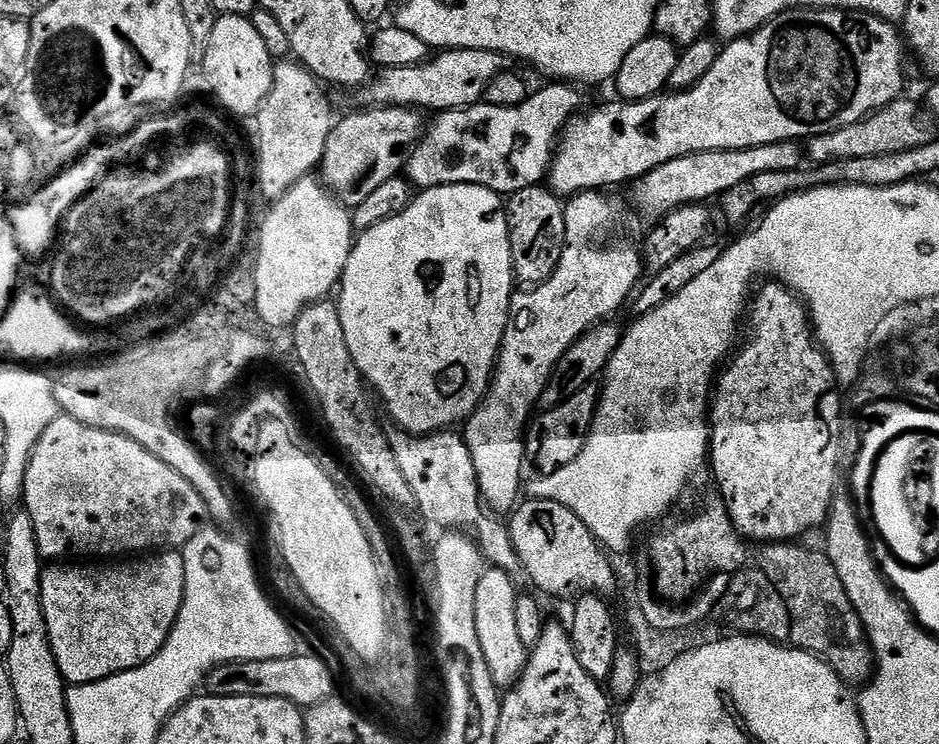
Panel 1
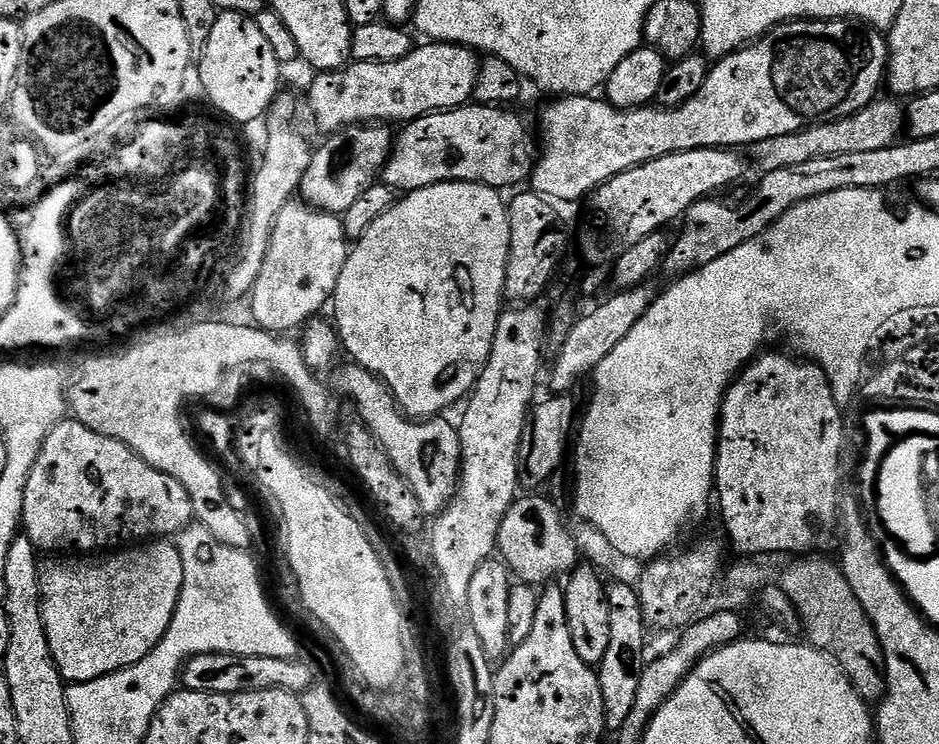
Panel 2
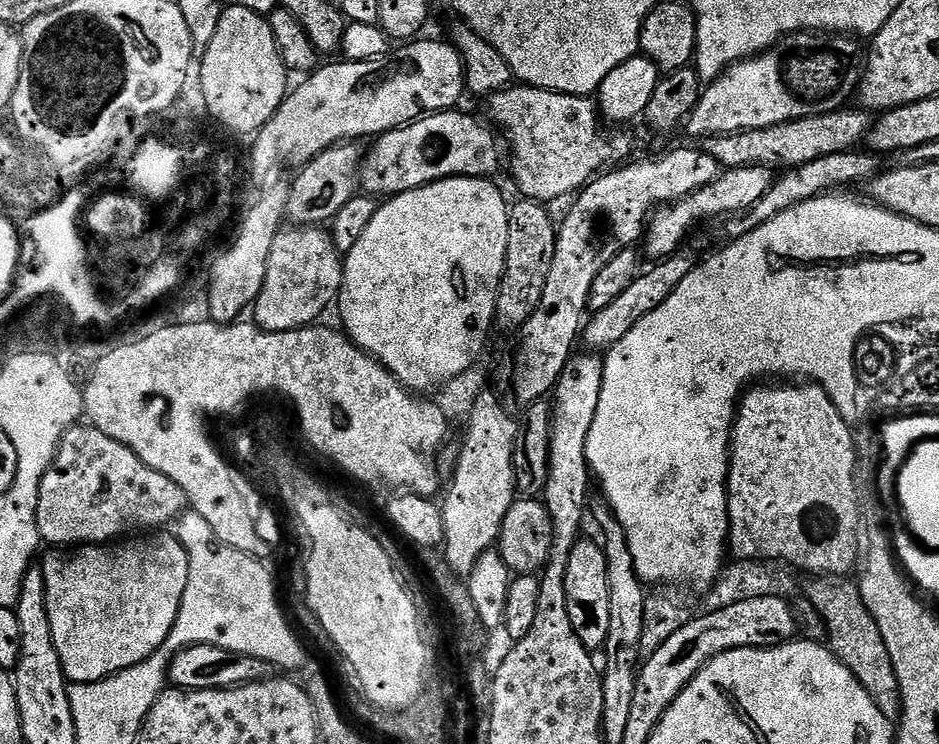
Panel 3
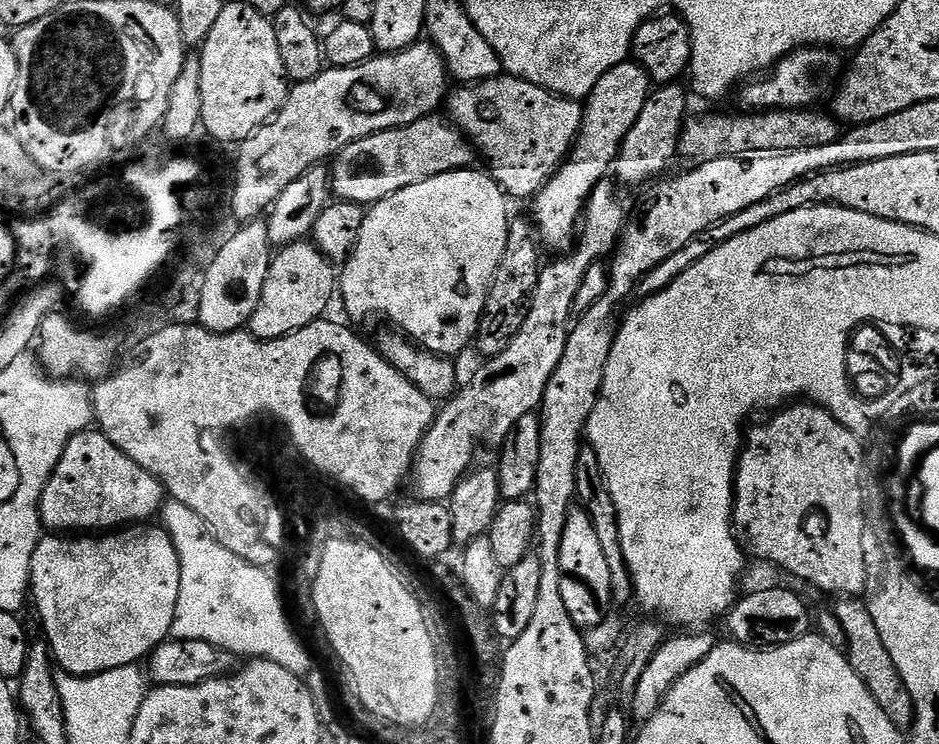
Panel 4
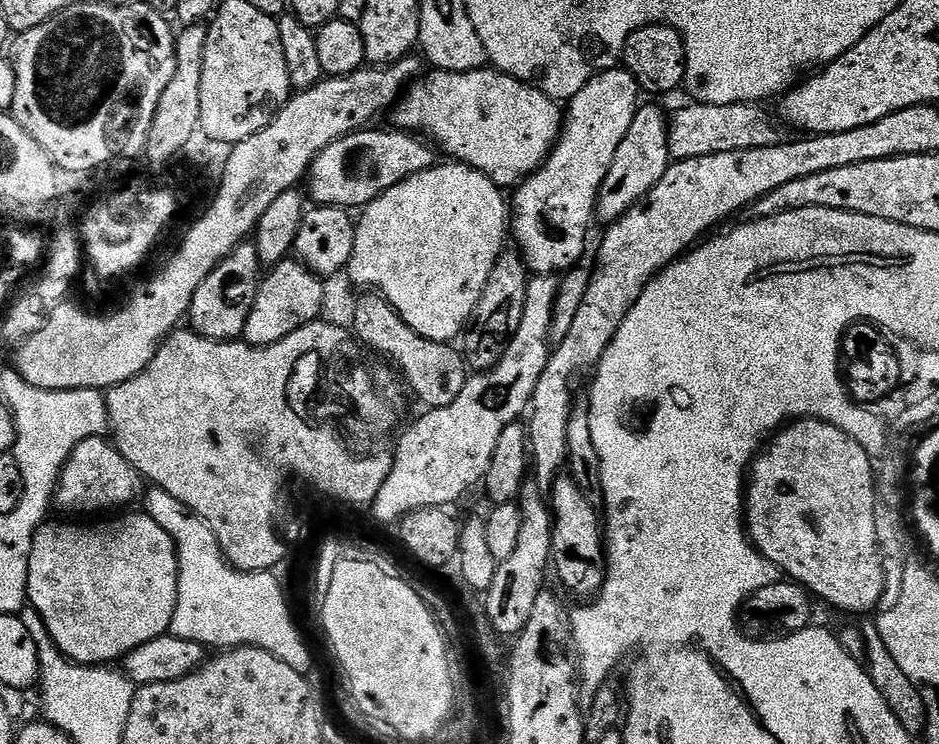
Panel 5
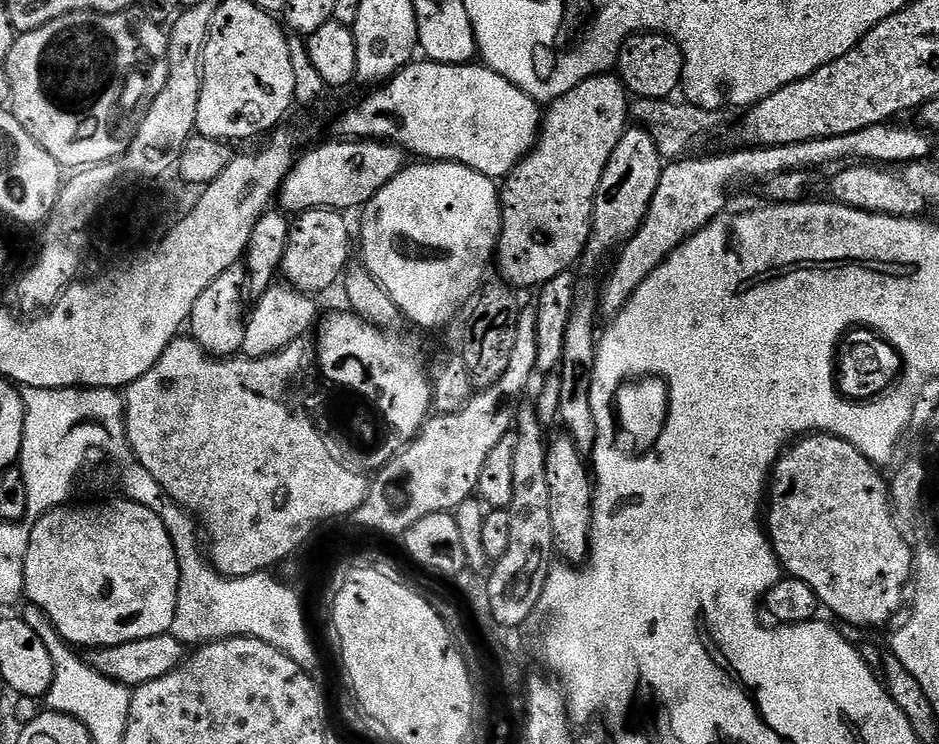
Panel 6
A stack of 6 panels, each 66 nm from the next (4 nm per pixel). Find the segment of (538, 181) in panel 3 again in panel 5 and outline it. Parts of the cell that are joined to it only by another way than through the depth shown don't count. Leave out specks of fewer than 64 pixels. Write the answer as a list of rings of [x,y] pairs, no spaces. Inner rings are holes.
[[[491,66],[469,72],[432,70],[429,73],[428,77],[425,75],[409,84],[404,95],[397,100],[396,107],[390,113],[390,119],[396,123],[393,125],[397,129],[423,134],[441,153],[446,152],[450,155],[447,157],[478,169],[490,177],[501,190],[515,189],[543,166],[564,126],[564,112],[557,101],[550,99],[535,84],[507,76],[505,72]]]

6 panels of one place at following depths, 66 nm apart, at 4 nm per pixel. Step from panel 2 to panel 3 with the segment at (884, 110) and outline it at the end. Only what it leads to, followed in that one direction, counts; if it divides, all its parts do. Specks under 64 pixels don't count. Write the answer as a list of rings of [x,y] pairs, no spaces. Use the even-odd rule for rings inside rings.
[[[845,106],[838,112],[798,118],[794,122],[782,122],[778,126],[766,126],[762,130],[709,136],[703,141],[702,148],[711,158],[716,159],[724,170],[753,166],[787,170],[802,166],[806,162],[814,162],[814,158],[826,158],[826,154],[842,154],[859,149],[867,141],[868,131],[873,123],[873,113],[859,106]]]

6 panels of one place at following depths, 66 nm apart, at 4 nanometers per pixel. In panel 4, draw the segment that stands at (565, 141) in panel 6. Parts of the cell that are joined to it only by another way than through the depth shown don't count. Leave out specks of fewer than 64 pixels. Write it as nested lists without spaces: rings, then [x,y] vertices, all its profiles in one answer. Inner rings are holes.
[[[635,62],[619,64],[600,76],[598,86],[594,86],[583,105],[584,117],[580,134],[576,137],[568,159],[548,180],[546,186],[542,186],[542,190],[530,204],[531,219],[540,233],[540,243],[547,251],[549,248],[554,252],[552,254],[565,254],[573,250],[578,225],[592,189],[609,175],[610,169],[615,165],[616,155],[620,153],[620,143],[624,141],[626,134],[630,134],[630,126],[638,122],[638,114],[642,114],[642,106],[646,106],[648,93],[653,88],[646,70],[642,70],[642,66]]]

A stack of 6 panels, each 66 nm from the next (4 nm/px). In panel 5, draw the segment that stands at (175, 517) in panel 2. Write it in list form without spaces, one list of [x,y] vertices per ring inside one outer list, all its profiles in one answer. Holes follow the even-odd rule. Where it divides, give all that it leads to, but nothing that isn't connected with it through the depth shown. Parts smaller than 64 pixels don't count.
[[[91,436],[82,442],[78,442],[78,446],[70,454],[70,458],[60,475],[60,480],[56,483],[54,504],[57,509],[60,507],[64,512],[104,512],[100,514],[108,514],[111,513],[108,512],[111,508],[124,510],[132,506],[127,506],[127,504],[134,503],[136,499],[137,503],[145,488],[145,477],[141,476],[138,470],[134,470],[134,466],[130,466],[130,462],[126,462],[126,458],[116,449],[115,443],[111,439],[103,436]]]

